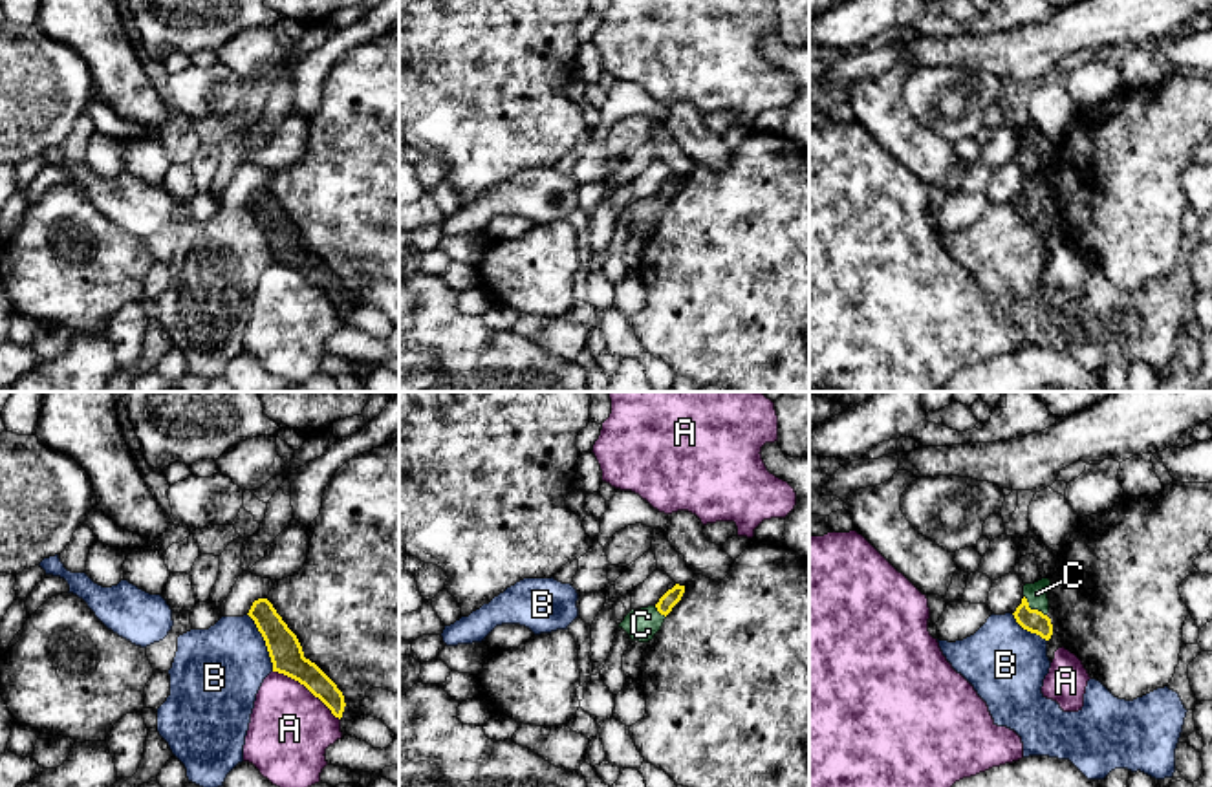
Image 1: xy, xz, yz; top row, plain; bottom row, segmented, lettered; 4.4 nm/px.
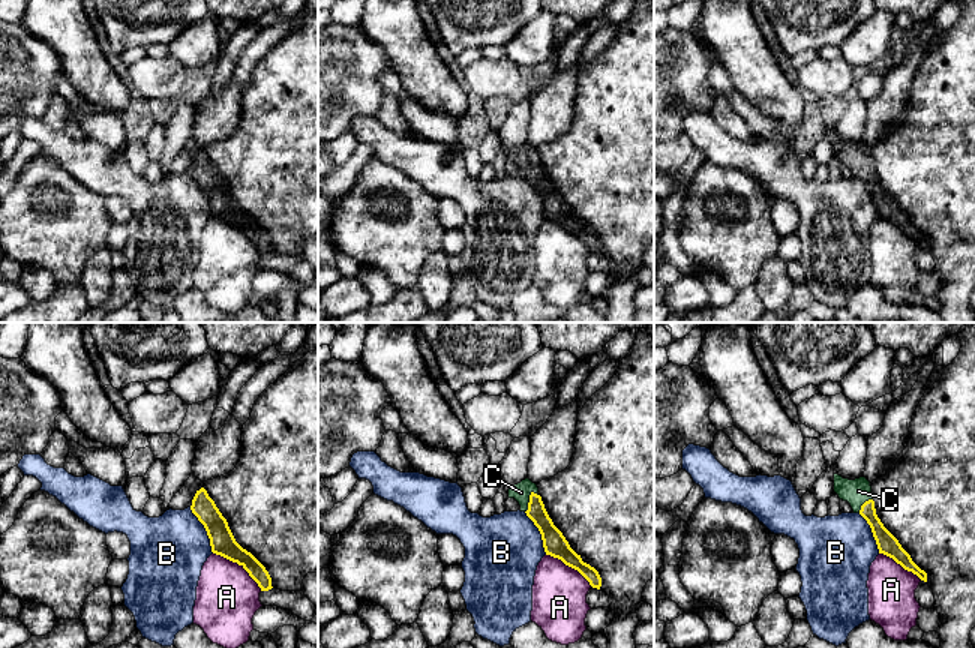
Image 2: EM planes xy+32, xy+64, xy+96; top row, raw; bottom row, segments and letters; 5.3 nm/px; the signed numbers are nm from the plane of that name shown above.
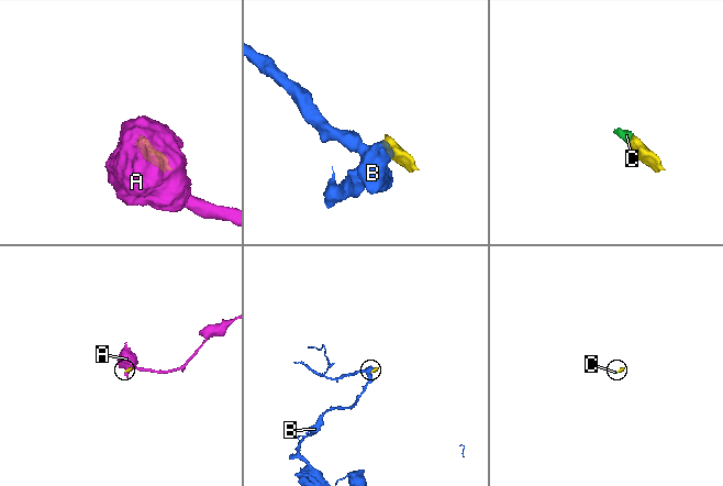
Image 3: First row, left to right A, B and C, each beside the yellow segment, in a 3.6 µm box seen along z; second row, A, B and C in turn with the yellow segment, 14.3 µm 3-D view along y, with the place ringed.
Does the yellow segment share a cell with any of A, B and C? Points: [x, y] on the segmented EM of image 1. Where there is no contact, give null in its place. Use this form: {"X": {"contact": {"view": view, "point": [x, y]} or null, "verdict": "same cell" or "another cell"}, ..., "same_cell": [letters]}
{"A": {"contact": {"view": "xy", "point": [306, 687]}, "verdict": "another cell"}, "B": {"contact": {"view": "xy", "point": [266, 643]}, "verdict": "another cell"}, "C": {"contact": {"view": "yz", "point": [1033, 610]}, "verdict": "same cell"}, "same_cell": ["C"]}

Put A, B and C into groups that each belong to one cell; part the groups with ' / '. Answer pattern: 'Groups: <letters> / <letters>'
Groups: A / B / C

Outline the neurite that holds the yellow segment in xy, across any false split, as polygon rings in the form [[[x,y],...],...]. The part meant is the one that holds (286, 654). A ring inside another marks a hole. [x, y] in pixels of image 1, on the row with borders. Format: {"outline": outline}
{"outline": [[[267,598],[254,600],[247,615],[254,620],[265,641],[273,672],[304,685],[335,717],[352,721],[359,716],[344,703],[344,695],[337,685],[315,663],[304,657],[297,635],[287,628]]]}

